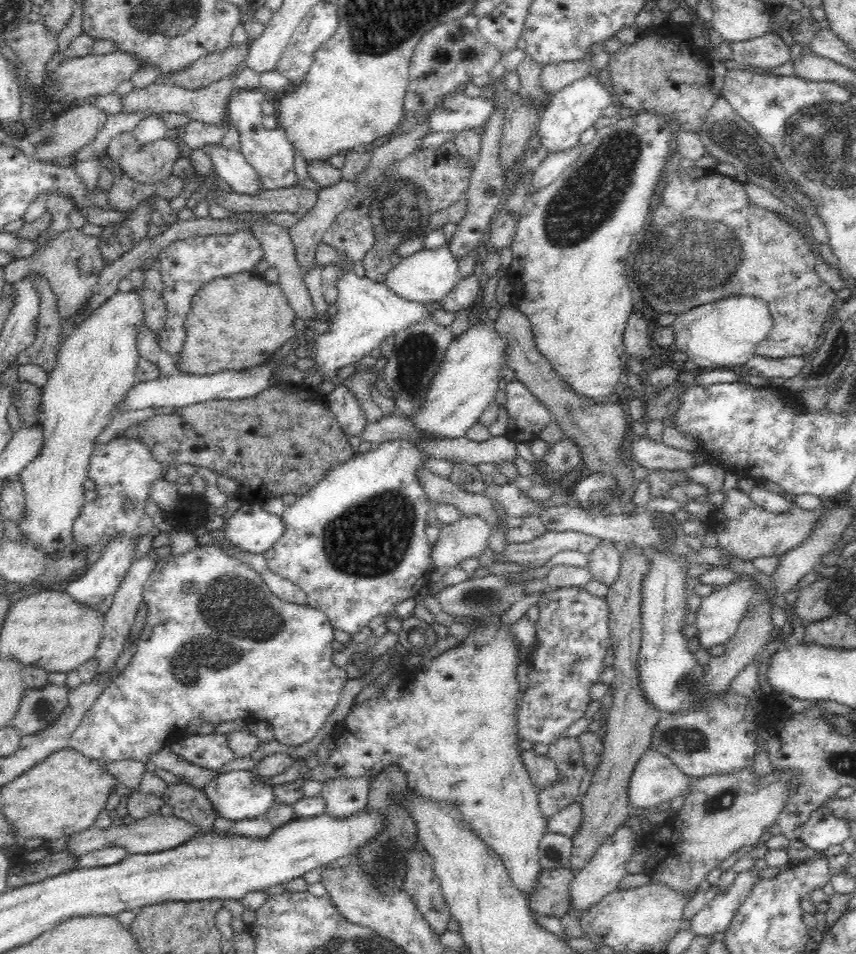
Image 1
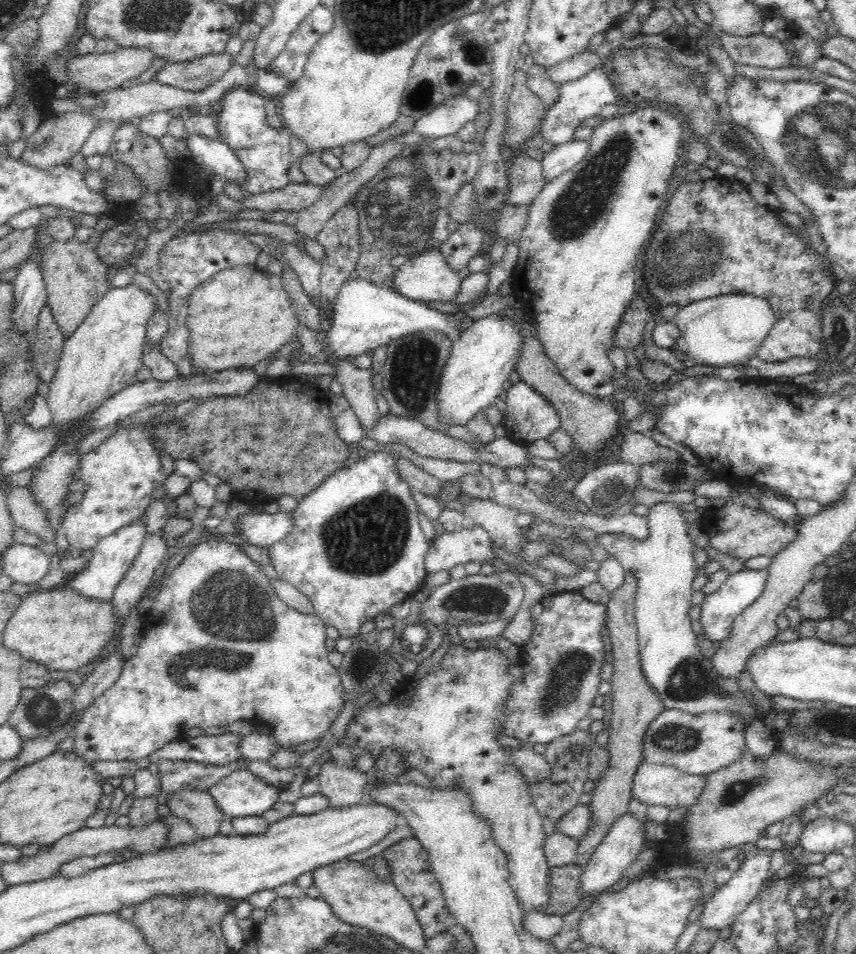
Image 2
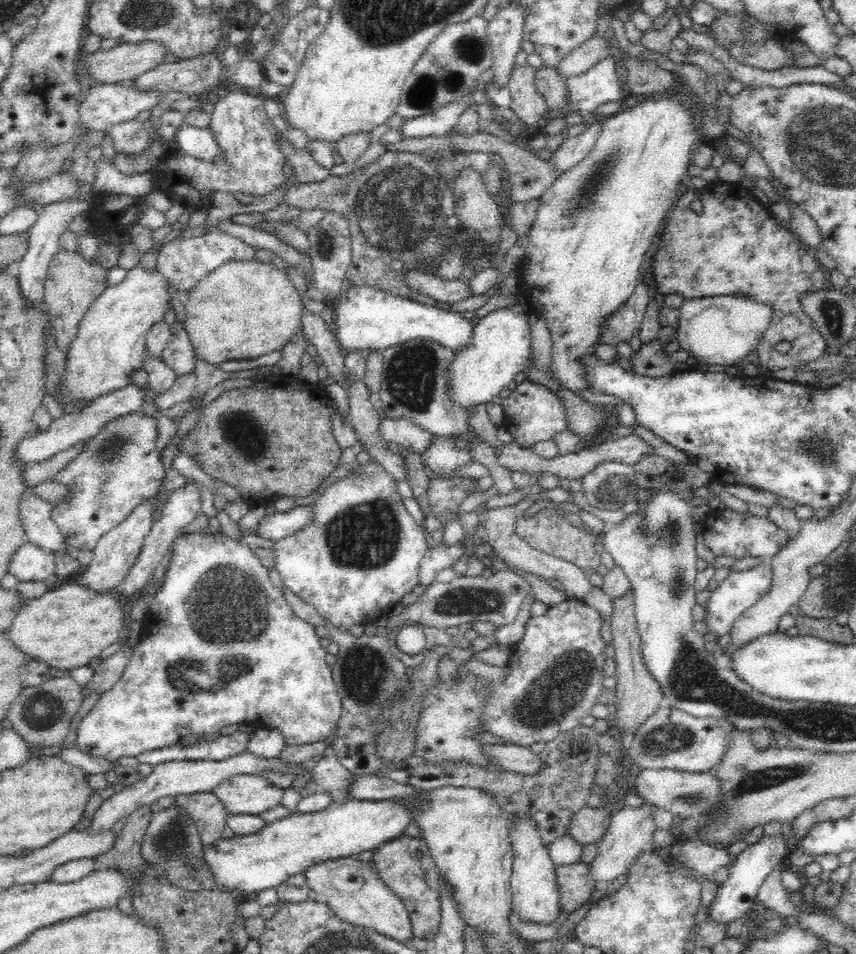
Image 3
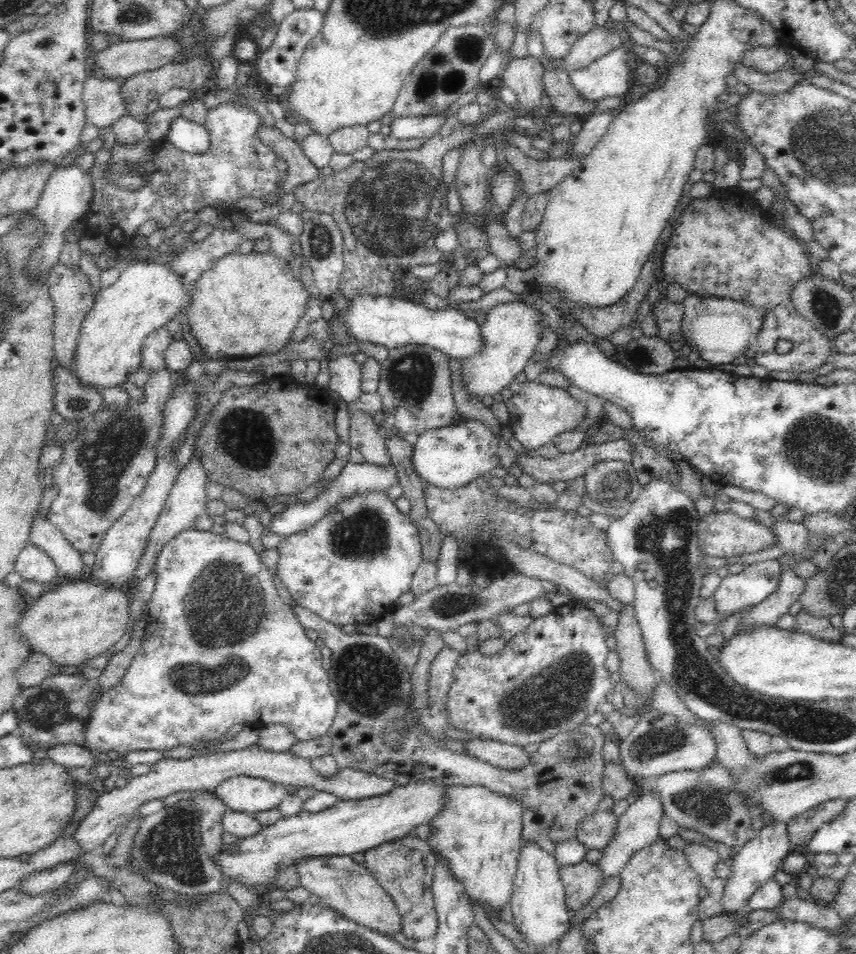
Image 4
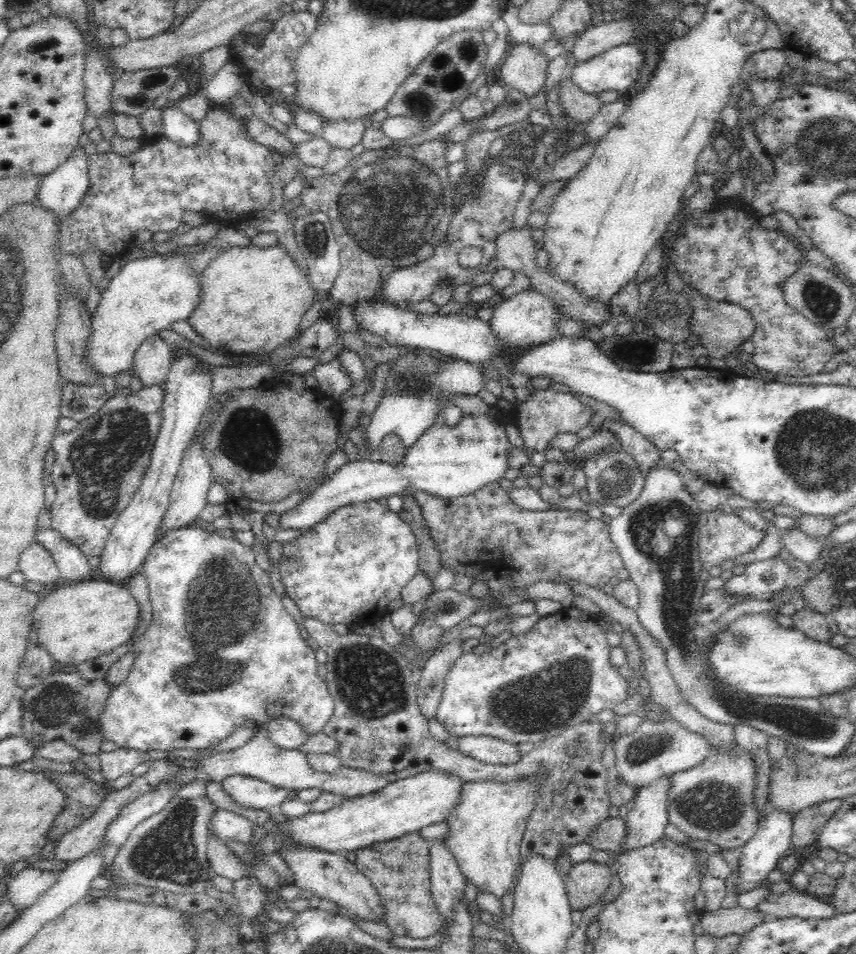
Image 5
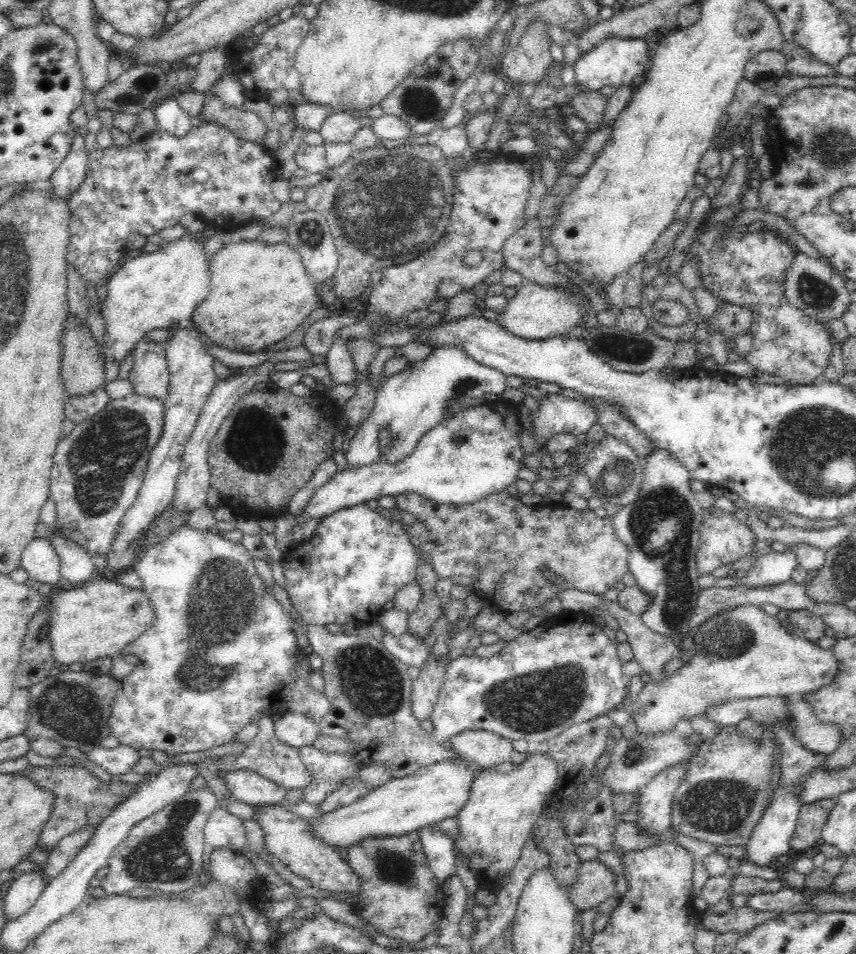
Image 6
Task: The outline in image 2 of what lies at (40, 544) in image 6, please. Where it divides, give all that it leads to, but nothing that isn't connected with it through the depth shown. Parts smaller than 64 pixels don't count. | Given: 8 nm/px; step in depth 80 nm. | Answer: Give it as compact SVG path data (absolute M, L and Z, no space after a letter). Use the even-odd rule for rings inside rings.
M14 542L2 557L3 579L11 583L40 583L49 573L51 557L41 547Z

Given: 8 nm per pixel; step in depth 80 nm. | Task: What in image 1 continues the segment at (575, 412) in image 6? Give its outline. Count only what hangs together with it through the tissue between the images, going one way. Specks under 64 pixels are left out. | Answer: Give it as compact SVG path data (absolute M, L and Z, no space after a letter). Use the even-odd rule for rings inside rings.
M518 379L507 383L505 393L509 426L515 426L520 436L516 442L530 442L539 437L542 430L553 421L553 415L548 408Z

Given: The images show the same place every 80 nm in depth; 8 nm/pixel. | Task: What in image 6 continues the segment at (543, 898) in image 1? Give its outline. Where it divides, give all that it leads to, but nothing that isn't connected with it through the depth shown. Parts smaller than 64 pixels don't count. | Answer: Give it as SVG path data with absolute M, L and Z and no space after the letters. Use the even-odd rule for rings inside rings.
M597 859L582 861L576 884L569 890L570 900L578 911L596 908L616 894L613 870Z

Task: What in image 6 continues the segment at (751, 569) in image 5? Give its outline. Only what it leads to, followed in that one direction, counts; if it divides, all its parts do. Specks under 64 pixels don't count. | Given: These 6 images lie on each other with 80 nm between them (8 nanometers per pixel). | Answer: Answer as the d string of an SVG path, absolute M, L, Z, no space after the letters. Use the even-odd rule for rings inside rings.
M788 545L783 552L768 551L759 556L754 567L747 572L746 578L739 580L746 587L772 587L791 579L798 565L793 547Z

